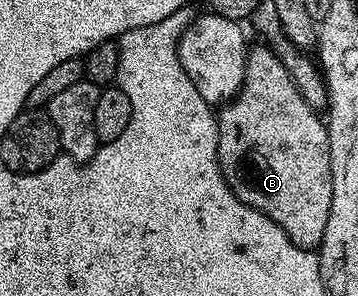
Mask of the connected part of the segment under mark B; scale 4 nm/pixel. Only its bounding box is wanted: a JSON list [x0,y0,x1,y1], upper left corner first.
[217,44,331,250]

